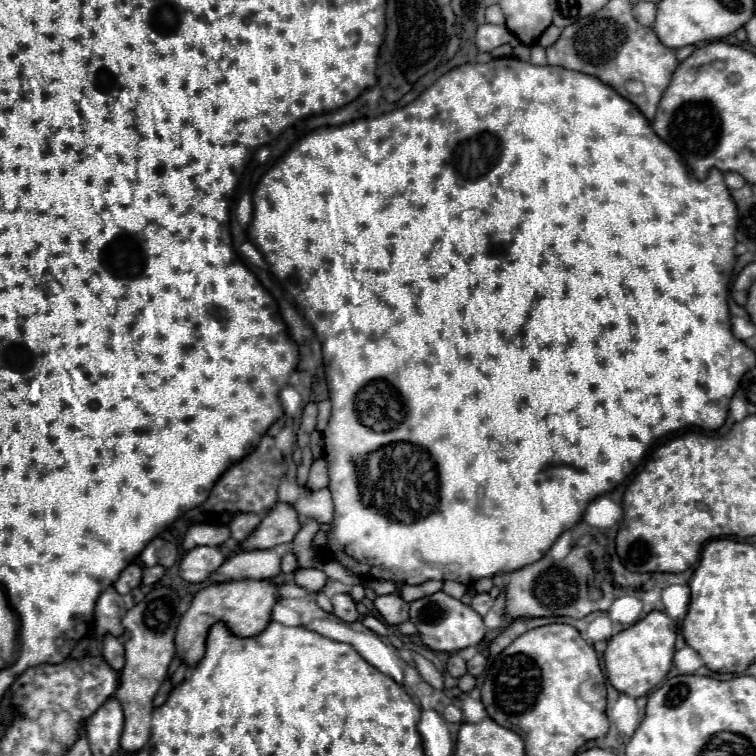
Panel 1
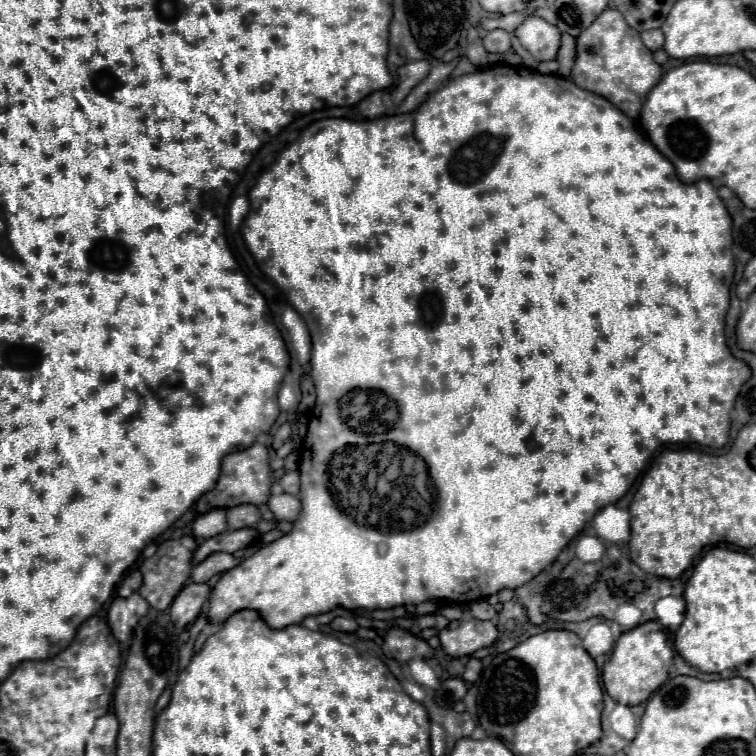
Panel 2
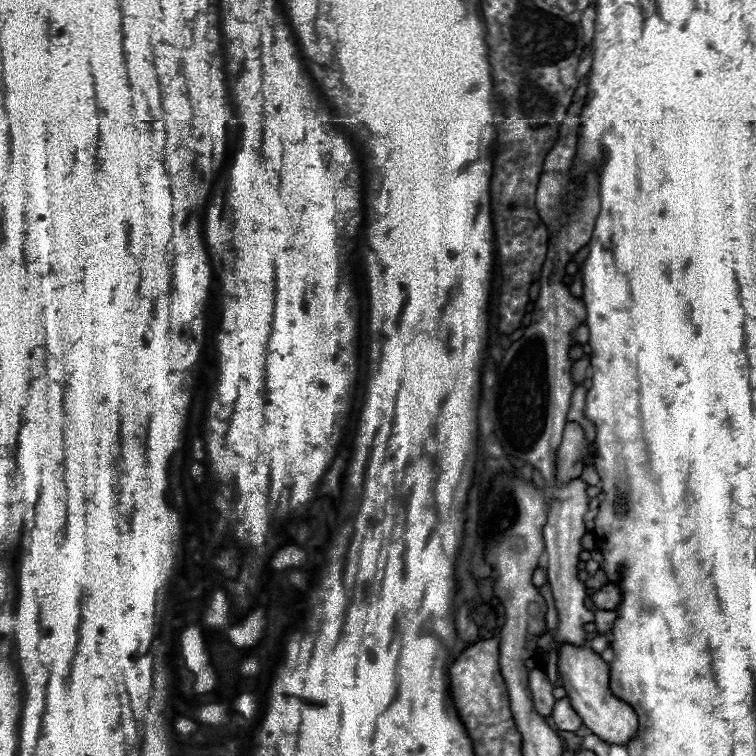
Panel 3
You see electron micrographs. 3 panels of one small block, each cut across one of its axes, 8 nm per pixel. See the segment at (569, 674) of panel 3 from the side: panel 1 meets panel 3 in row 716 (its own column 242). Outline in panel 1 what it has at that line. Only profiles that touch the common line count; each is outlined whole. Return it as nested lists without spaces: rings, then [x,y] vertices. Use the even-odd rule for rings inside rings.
[[[238,580],[238,582],[224,582],[224,584],[212,584],[202,588],[194,598],[190,608],[184,612],[184,616],[178,622],[174,644],[176,644],[176,654],[178,658],[188,664],[196,666],[202,656],[204,656],[204,644],[206,644],[206,634],[212,624],[224,622],[224,626],[234,634],[234,636],[256,636],[260,634],[272,614],[272,606],[278,600],[278,588],[270,580]]]

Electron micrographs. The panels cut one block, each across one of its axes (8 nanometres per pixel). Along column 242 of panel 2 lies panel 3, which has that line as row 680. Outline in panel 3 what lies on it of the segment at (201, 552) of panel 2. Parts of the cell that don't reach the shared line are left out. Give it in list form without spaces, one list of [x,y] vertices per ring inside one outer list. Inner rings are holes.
[[[536,668],[536,670],[530,670],[528,674],[528,688],[532,692],[532,702],[534,702],[534,708],[536,712],[546,718],[552,714],[552,708],[554,708],[554,696],[552,696],[552,684],[548,682],[544,670]]]

